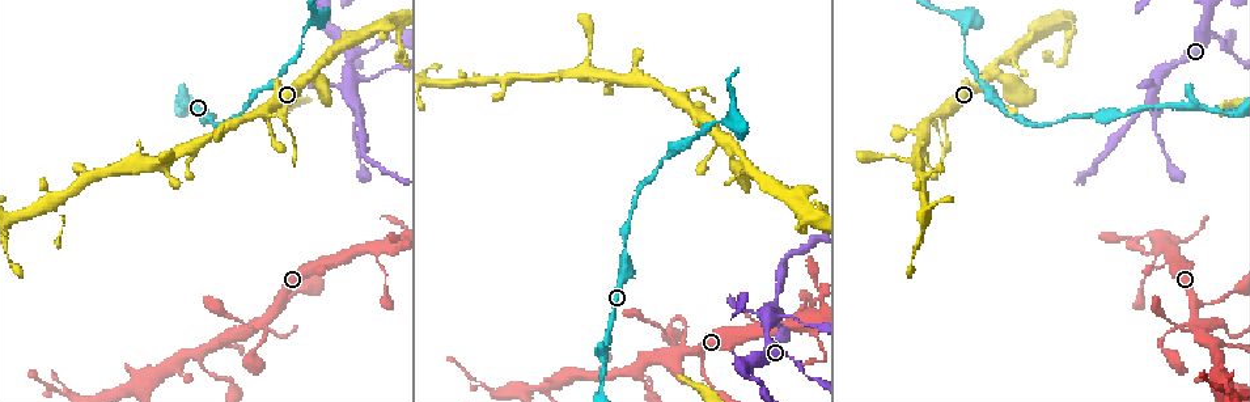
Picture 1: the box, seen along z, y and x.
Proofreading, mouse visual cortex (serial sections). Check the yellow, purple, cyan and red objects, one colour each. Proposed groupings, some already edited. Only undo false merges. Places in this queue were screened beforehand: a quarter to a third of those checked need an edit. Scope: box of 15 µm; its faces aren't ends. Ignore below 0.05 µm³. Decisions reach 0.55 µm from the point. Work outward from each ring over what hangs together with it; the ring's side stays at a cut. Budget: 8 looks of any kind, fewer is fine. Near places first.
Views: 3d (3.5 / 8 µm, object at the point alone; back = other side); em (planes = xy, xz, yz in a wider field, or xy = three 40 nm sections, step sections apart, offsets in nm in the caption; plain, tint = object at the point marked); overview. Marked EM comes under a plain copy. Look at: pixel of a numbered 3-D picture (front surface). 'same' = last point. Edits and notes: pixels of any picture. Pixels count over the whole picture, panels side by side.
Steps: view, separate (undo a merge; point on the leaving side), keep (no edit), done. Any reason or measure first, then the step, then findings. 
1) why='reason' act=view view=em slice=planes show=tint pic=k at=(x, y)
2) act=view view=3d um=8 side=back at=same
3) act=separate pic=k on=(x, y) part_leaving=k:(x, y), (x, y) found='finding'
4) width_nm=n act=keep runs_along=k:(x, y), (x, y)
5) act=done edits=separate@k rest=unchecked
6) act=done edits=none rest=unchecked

why='abrupt turn' act=view view=3d um=8 side=back pic=1 at=(968, 24)

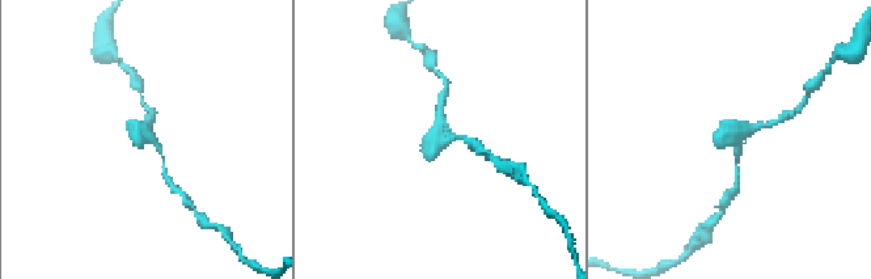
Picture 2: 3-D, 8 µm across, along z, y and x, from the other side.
act=view view=3d um=3.5 pic=2 at=(731, 136)

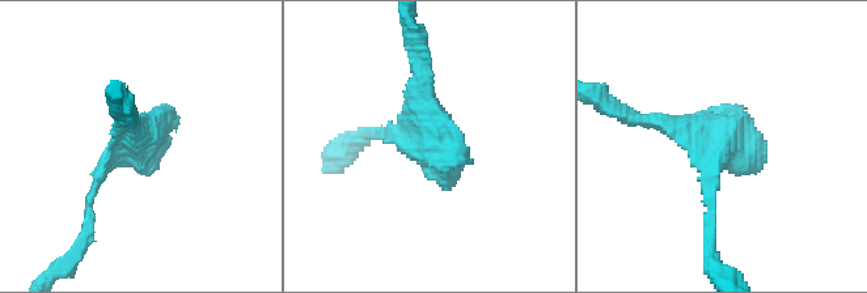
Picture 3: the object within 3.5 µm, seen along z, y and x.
act=view view=em slice=xy step=2 show=tint pic=3 at=(131, 148)

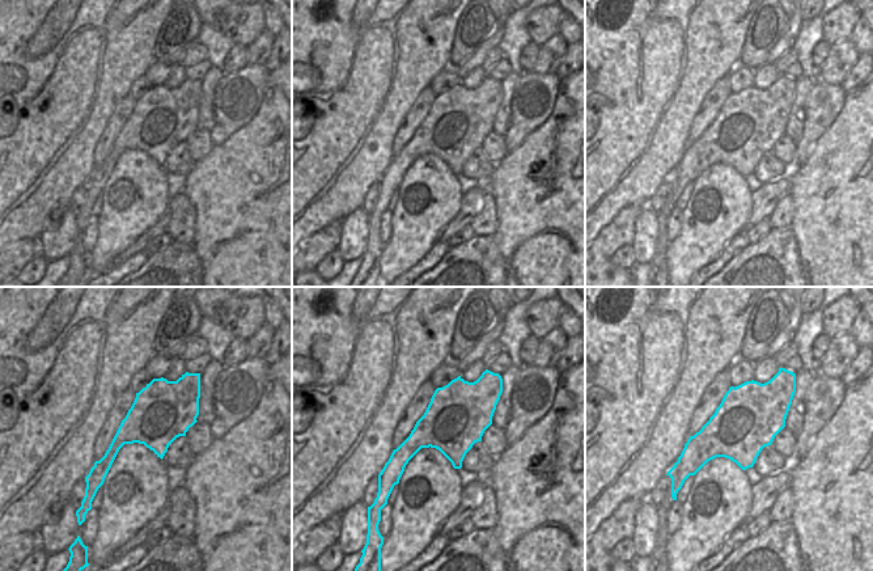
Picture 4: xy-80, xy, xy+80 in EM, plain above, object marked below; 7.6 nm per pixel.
act=keep runs_along=3:(711, 215), (722, 147), (648, 119) found='all the same cell'

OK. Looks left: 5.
why='small branch off a trunk' act=view view=3d um=3.5 side=back pic=1 at=(680, 354)

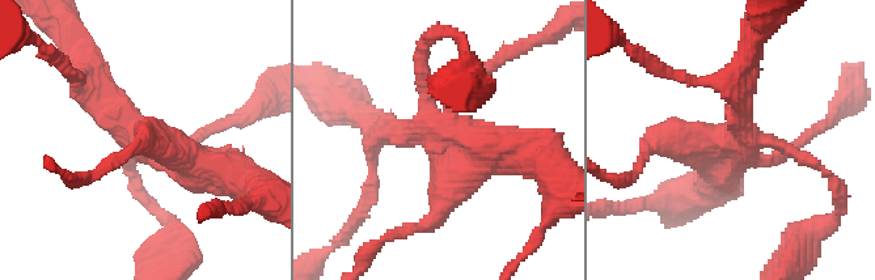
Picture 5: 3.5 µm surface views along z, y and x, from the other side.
act=keep runs_along=5:(89, 72), (142, 140), (223, 173) found='all the same cell'

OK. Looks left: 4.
why='thin arm on a thick one' act=view view=3d um=3.5 pic=1 at=(198, 352)

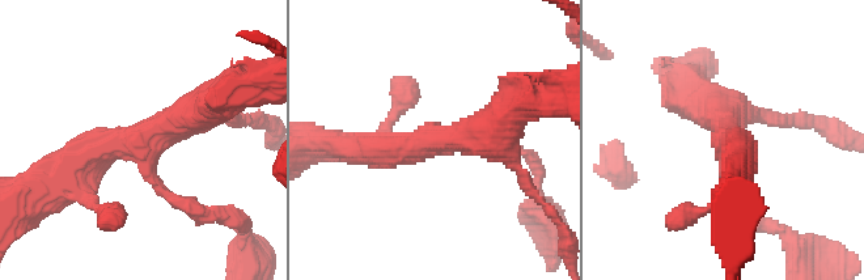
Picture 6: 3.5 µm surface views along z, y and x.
arms=3 arm_widths_nm=100,400,450 act=view view=em slice=xy step=5 show=tint pic=6 at=(134, 140)

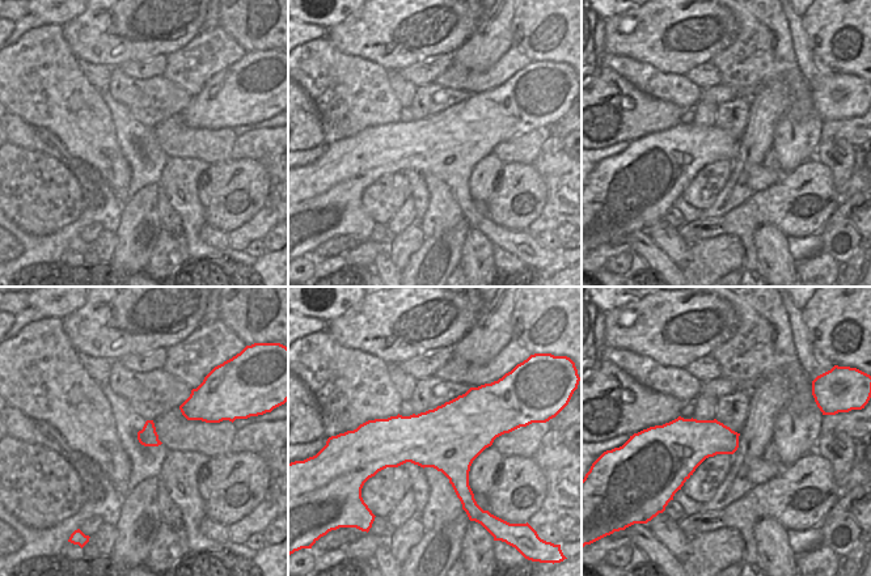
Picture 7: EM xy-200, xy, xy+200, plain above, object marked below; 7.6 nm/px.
act=keep runs_along=6:(212, 104), (87, 152), (59, 181) found='continuous, no second cell'

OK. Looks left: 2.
why='abrupt turn' act=view view=3d um=3.5 pic=1 at=(1225, 382)

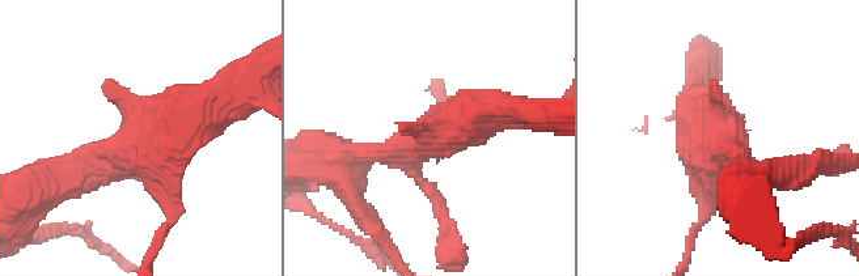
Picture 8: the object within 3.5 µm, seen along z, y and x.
act=view view=em slice=xy step=5 show=tint pic=8 at=(150, 139)

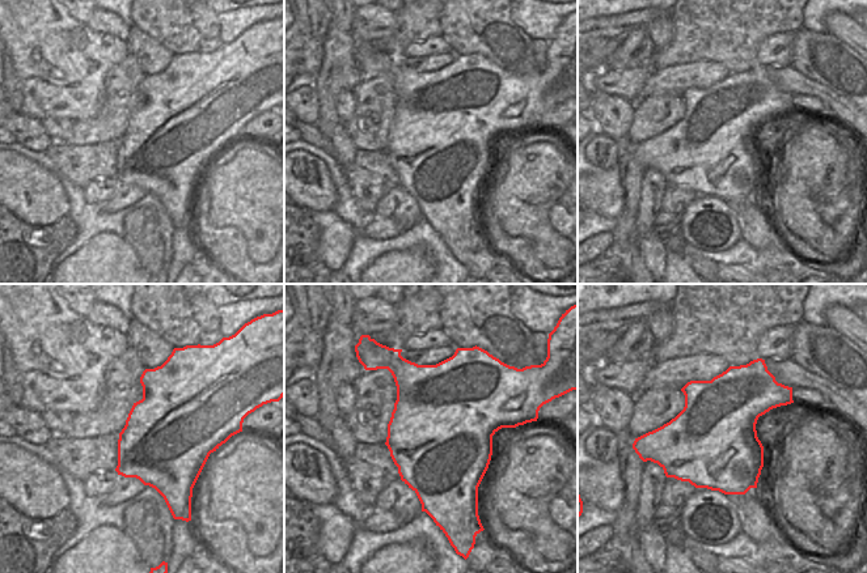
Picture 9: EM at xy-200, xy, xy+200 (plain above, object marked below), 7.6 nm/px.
act=keep runs_along=8:(224, 100), (80, 172) found='all the same cell'

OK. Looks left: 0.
act=done edits=none rest=unchecked

